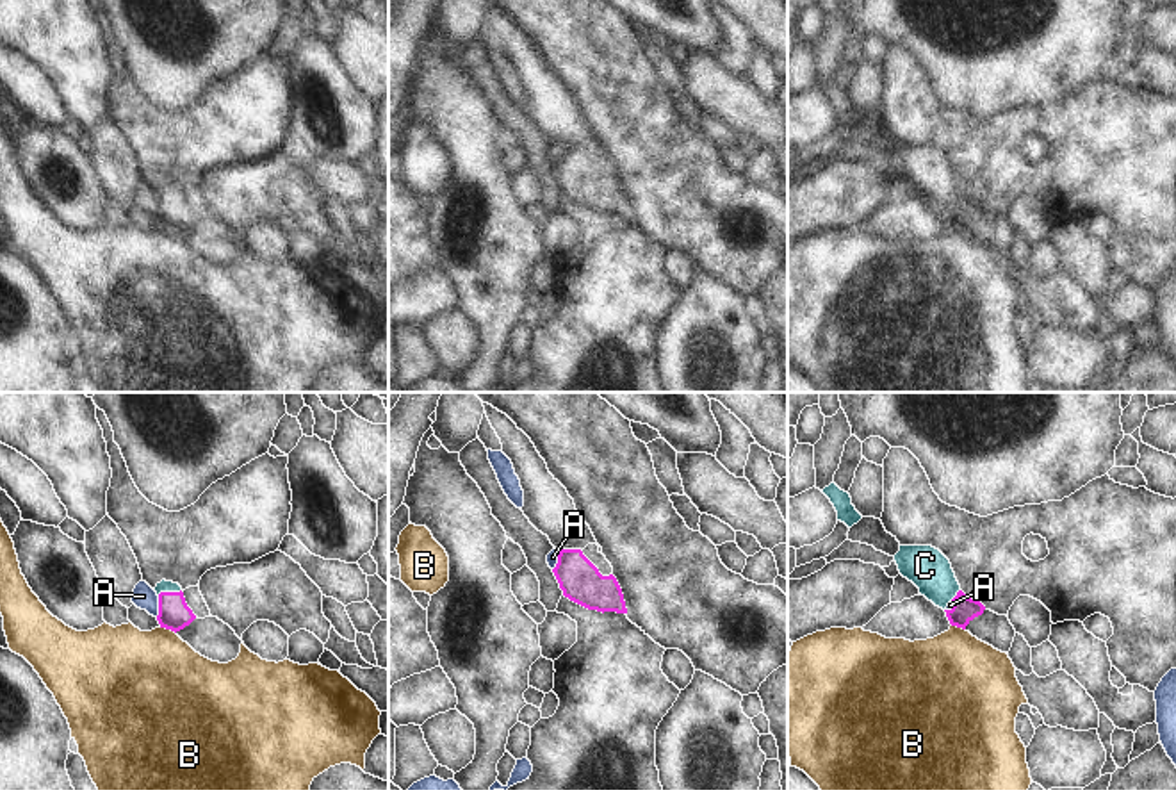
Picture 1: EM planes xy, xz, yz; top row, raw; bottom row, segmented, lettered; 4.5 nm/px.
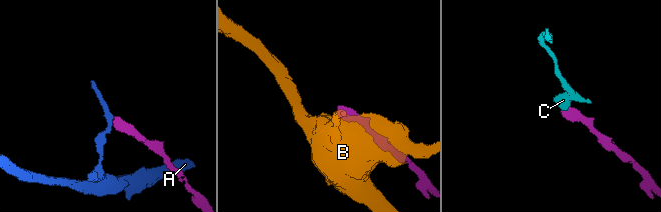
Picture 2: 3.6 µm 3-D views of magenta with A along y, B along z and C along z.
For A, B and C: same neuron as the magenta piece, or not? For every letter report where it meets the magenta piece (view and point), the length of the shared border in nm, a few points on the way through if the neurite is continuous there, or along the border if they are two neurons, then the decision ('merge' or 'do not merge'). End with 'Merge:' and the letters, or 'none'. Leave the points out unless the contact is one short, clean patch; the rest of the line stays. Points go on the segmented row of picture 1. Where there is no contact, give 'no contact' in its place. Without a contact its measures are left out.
A: contact xy (159, 607); length 100 nm; border xy (159, 596), (159, 612), (155, 616); do not merge
B: contact xy (168, 628); length 90 nm; border xy (159, 626), (170, 628), (175, 633); do not merge
C: contact xy (168, 592); length 110 nm; way xy (173, 614), (168, 592), (164, 585); merge
Merge: C

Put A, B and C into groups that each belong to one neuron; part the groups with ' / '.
A / B / C

